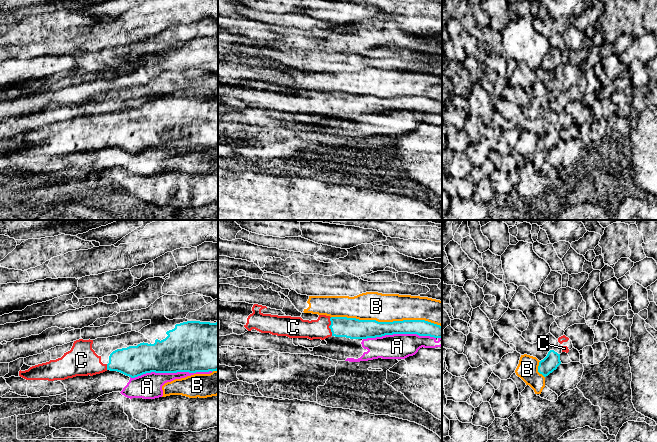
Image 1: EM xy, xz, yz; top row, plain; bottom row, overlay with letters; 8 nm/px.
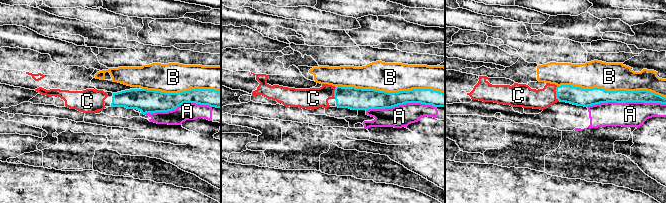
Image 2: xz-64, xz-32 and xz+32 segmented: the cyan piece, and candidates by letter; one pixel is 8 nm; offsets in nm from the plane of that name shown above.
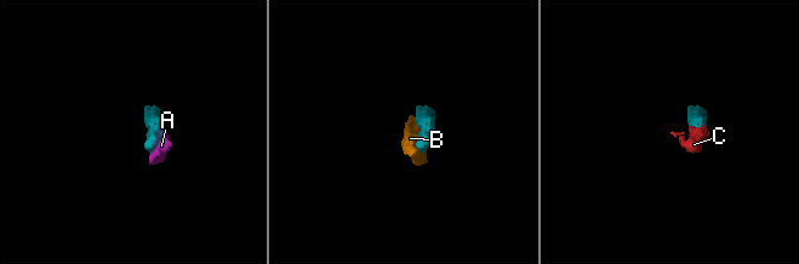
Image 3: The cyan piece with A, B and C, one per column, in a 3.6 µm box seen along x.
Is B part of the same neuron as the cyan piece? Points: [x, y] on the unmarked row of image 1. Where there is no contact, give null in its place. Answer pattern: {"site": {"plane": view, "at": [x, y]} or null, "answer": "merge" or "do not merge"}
{"site": {"plane": "xz", "at": [386, 98]}, "answer": "do not merge"}

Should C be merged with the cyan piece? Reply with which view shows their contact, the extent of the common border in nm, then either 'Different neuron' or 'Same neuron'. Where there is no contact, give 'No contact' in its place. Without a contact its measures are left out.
Touches cyan in xz. Shared border 150 nm. Same neuron

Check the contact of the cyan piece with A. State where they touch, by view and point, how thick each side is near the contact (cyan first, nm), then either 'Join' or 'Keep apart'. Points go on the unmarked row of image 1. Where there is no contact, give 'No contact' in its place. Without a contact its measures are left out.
Touches cyan at xy (171, 148). Thickness 400 nm (cyan) against 200 nm. Keep apart

